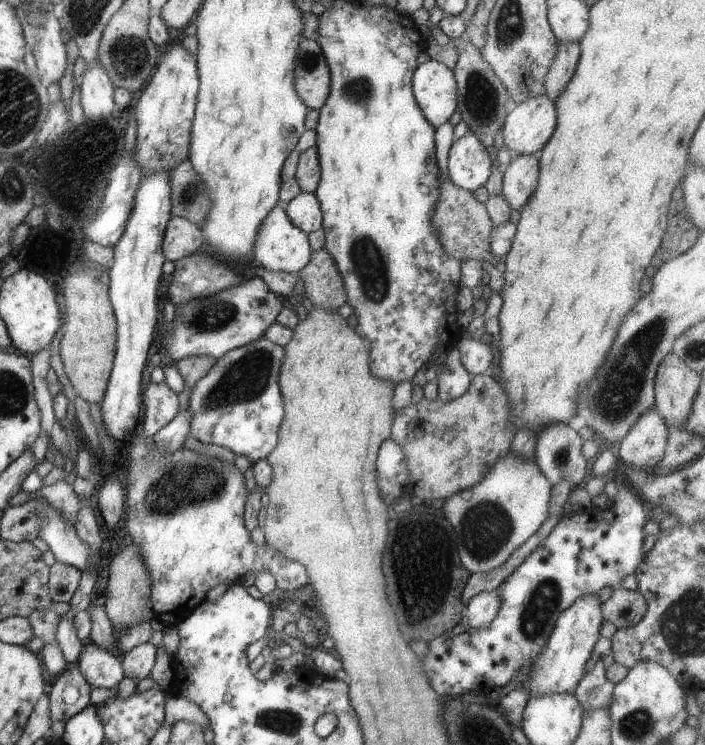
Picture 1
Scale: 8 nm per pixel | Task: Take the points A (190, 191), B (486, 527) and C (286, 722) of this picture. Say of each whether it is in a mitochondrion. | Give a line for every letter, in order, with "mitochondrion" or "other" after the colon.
A: mitochondrion
B: mitochondrion
C: mitochondrion

